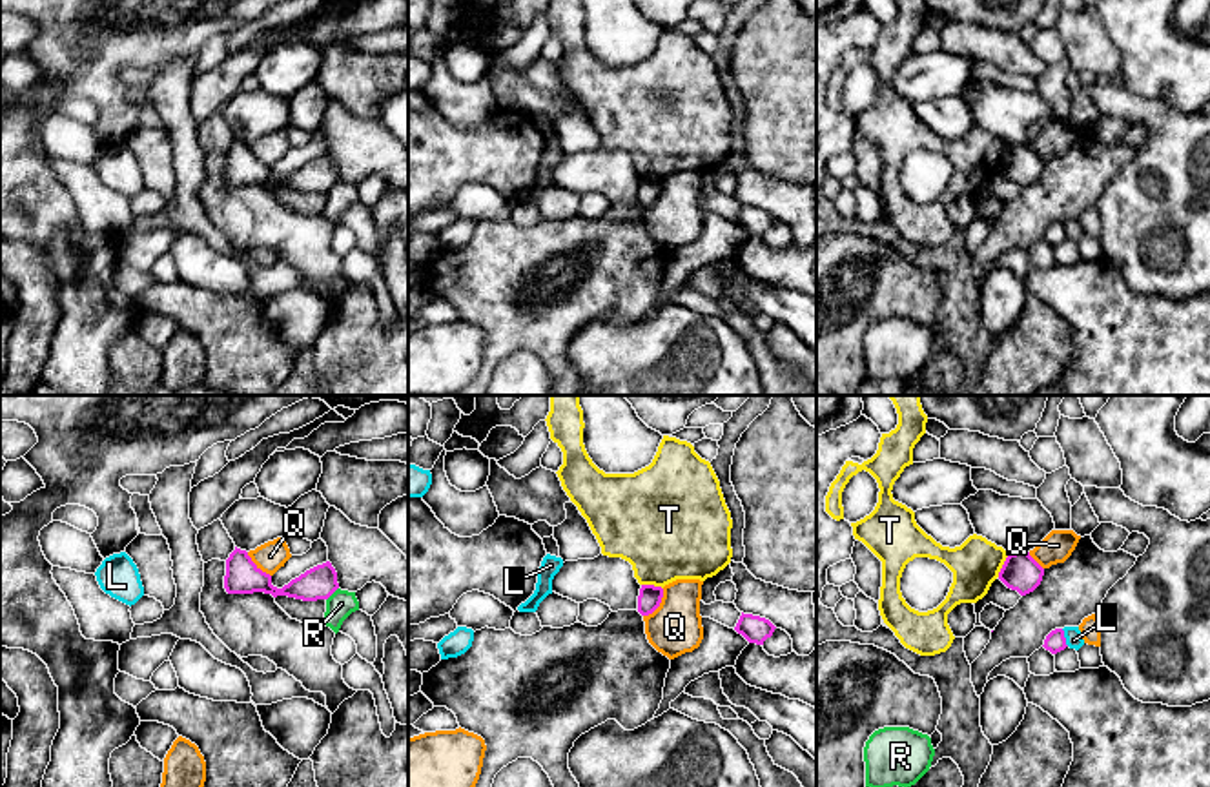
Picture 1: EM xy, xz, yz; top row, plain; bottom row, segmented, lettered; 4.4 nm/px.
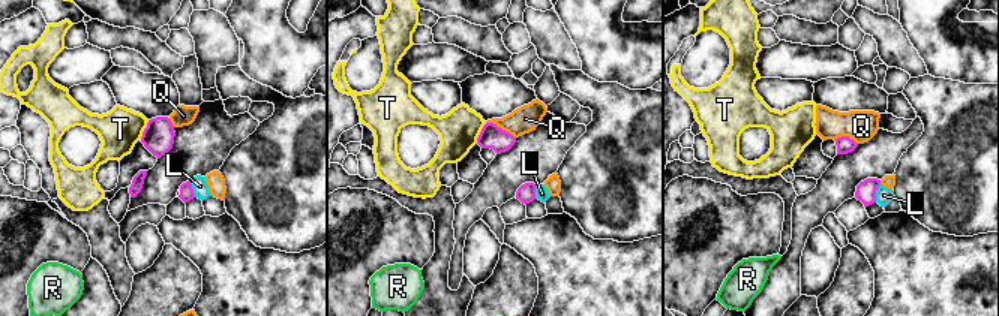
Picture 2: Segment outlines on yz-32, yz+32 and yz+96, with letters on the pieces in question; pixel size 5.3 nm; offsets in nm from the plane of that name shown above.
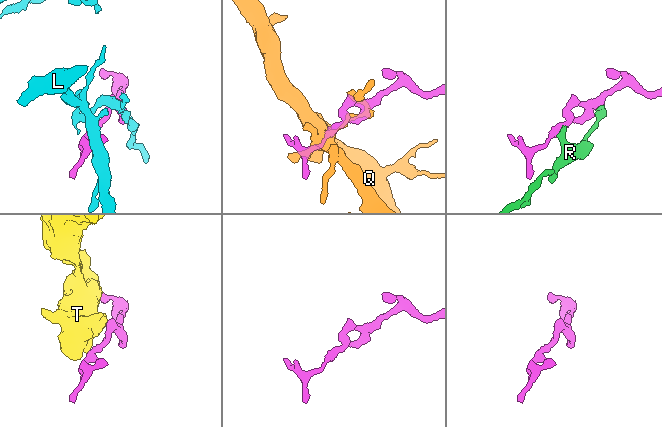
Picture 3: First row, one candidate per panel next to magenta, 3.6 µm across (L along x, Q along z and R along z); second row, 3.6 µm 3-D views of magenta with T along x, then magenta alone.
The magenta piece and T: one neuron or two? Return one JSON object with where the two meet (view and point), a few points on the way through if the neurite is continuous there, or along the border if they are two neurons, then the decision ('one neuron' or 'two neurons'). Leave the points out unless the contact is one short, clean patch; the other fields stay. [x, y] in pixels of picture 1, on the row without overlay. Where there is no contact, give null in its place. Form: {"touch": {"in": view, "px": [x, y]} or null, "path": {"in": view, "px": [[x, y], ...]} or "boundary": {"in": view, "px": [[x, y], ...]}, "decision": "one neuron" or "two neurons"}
{"touch": {"in": "yz", "px": [1003, 157]}, "decision": "two neurons"}

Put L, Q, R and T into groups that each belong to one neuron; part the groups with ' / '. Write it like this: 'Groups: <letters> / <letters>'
Groups: L / Q / R / T

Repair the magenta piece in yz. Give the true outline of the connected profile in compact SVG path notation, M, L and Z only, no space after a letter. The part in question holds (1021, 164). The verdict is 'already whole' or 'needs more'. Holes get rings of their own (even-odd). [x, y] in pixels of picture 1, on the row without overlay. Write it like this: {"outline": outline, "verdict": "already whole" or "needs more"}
{"outline": "M1030 144L1008 146L999 171L1020 188L1033 184L1044 168L1044 160L1030 148Z", "verdict": "already whole"}

